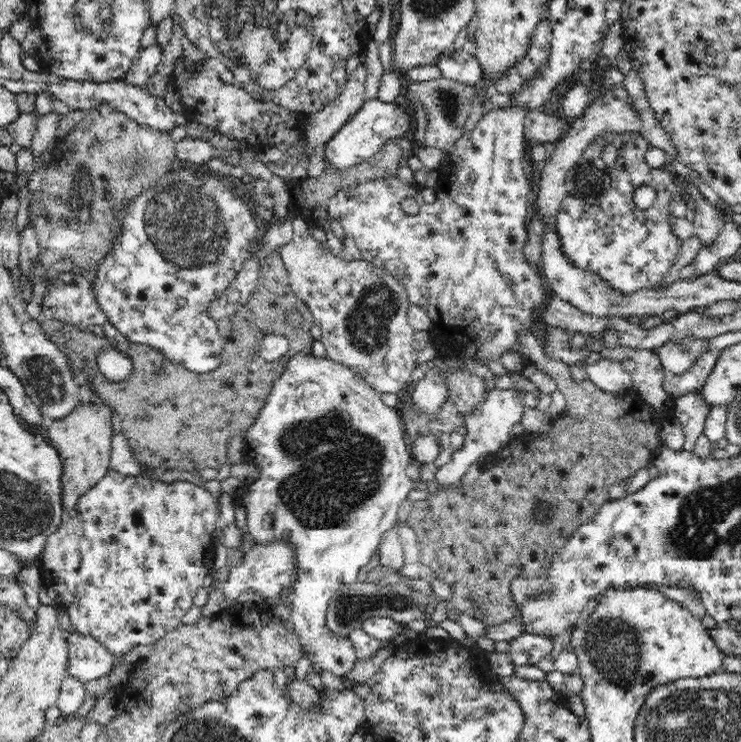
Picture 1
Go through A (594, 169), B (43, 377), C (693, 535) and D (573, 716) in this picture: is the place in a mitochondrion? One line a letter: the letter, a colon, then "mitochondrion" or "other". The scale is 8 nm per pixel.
A: mitochondrion
B: mitochondrion
C: mitochondrion
D: other

